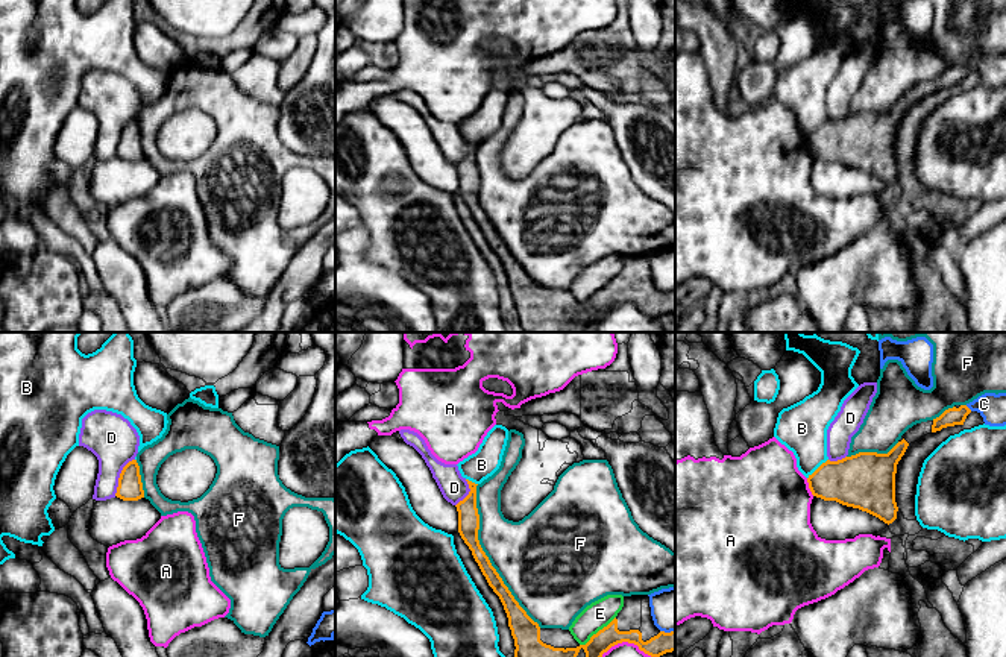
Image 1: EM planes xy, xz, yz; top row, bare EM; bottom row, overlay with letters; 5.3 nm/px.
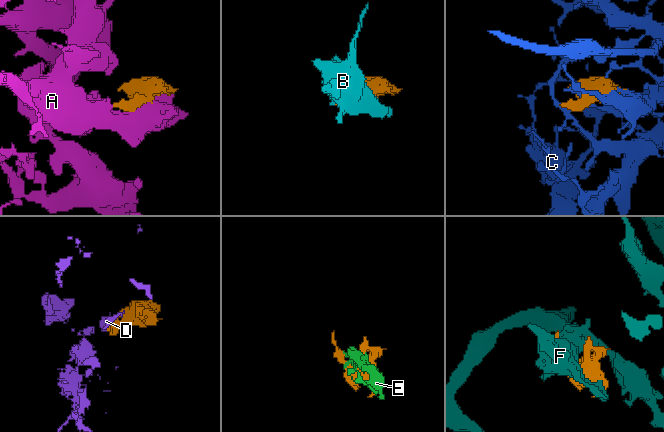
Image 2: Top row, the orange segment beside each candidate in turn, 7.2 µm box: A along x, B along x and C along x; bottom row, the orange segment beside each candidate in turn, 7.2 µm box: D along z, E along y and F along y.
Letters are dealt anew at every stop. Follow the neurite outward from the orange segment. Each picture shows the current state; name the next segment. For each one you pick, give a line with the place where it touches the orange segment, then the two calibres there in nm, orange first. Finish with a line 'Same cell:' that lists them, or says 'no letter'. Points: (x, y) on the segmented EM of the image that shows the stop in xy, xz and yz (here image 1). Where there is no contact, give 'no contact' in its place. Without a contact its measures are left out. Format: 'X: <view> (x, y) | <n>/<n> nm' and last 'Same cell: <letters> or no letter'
Same cell: no letter

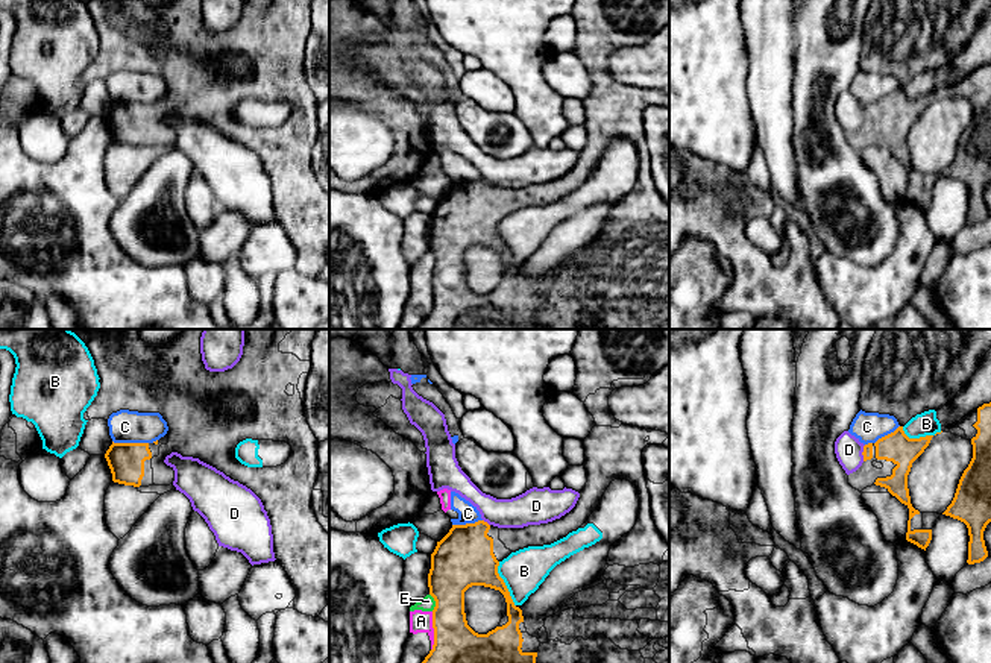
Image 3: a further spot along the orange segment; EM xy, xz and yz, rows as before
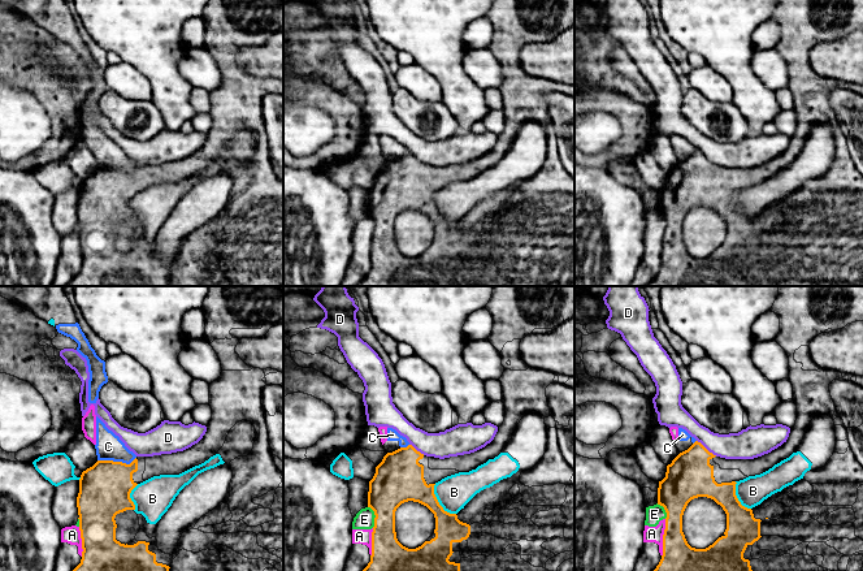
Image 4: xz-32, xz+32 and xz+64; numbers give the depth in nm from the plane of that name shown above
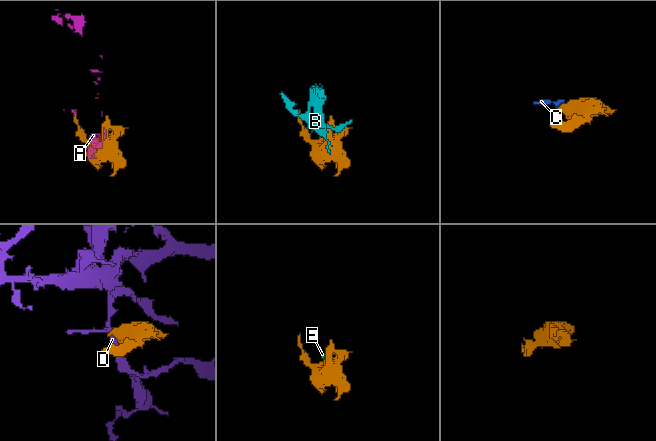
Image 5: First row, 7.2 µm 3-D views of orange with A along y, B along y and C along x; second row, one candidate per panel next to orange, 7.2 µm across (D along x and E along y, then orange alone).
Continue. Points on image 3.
Same cell: no letter

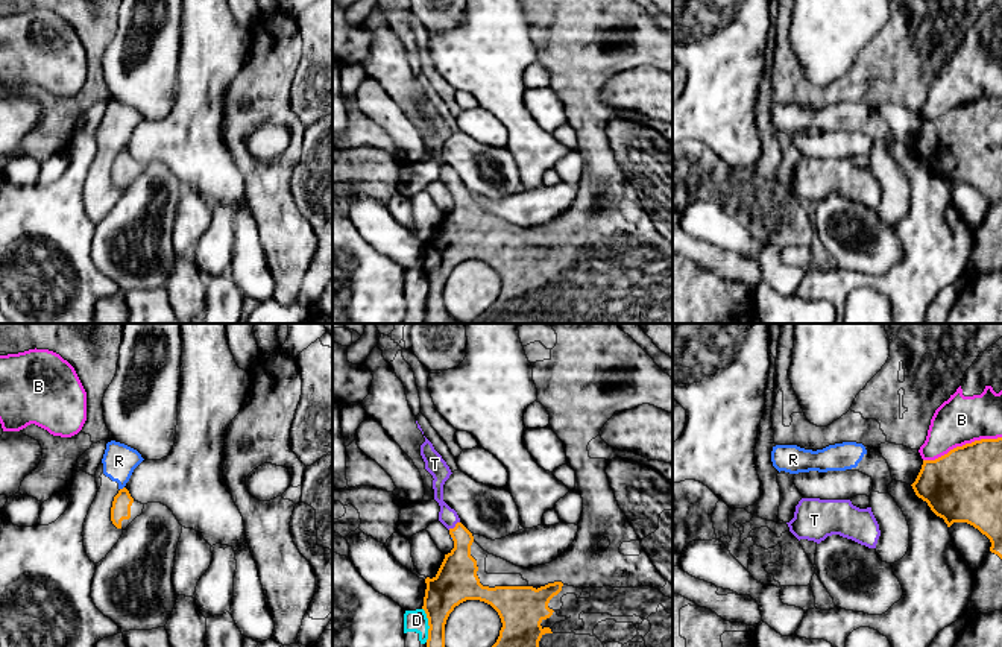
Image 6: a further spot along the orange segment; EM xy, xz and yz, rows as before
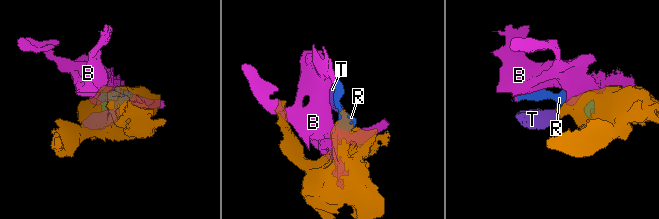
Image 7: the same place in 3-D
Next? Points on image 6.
T: xz (454, 527) | 200/100 nm
Same cell: T

